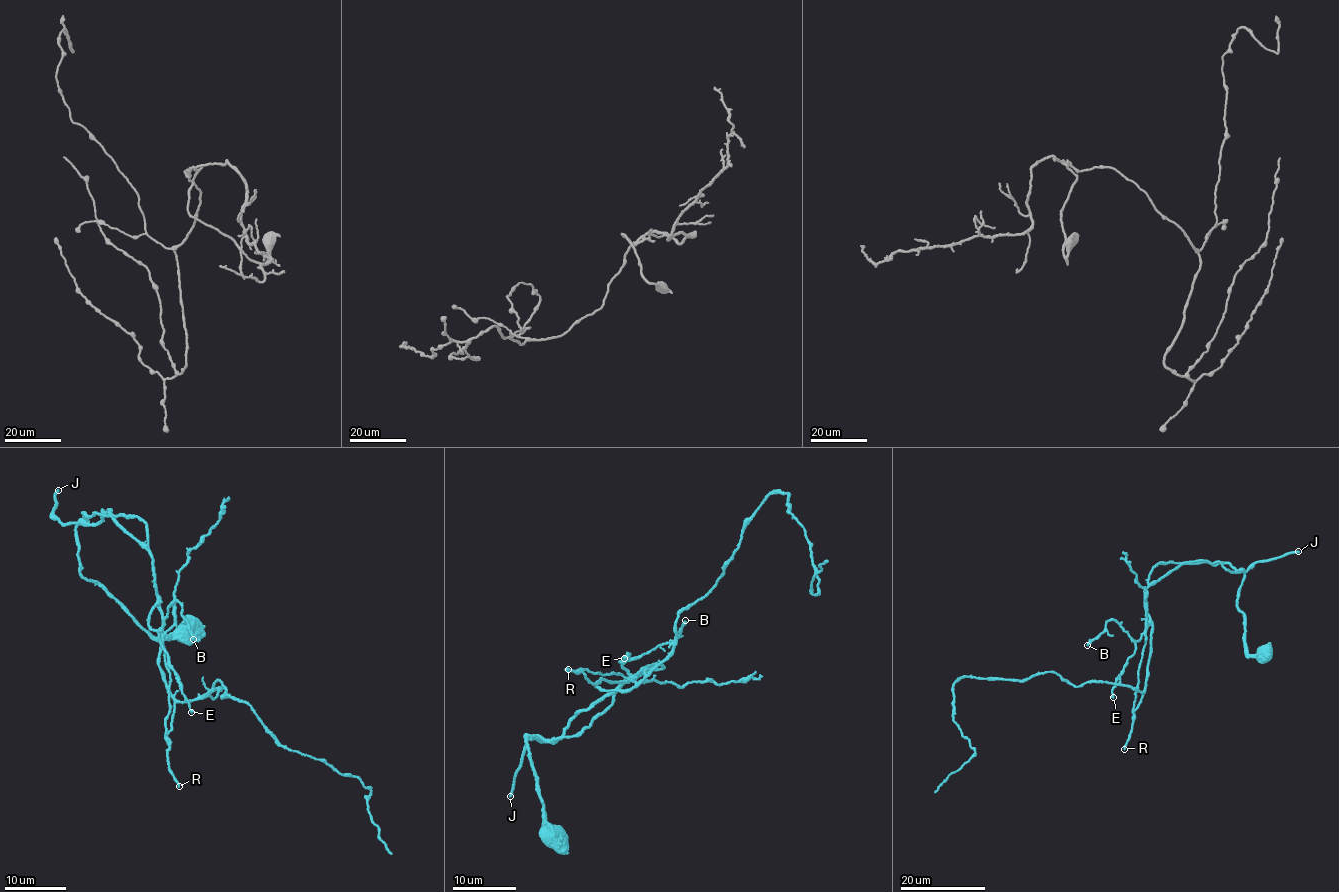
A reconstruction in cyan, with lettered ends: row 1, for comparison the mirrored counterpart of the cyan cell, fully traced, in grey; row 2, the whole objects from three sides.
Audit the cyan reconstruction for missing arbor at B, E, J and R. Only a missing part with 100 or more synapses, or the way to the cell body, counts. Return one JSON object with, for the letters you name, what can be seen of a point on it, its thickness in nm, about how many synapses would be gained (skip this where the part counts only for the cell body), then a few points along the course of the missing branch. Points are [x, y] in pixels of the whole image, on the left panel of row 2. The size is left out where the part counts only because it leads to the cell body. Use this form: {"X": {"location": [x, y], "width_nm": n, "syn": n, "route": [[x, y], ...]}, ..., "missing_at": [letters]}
{"J": {"location": [58, 490], "width_nm": 200, "syn": 160}, "missing_at": ["J"]}

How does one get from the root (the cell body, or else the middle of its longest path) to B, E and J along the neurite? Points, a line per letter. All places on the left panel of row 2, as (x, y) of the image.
B: (187, 628), (156, 637), (81, 575), (82, 513), (143, 542), (149, 625), (178, 600), (193, 639)
E: (187, 628), (156, 637), (81, 575), (82, 513), (113, 515), (146, 547), (158, 593), (149, 625), (191, 712)
J: (187, 628), (156, 637), (112, 594), (81, 575), (75, 525), (60, 523), (53, 512), (58, 503), (58, 490)

